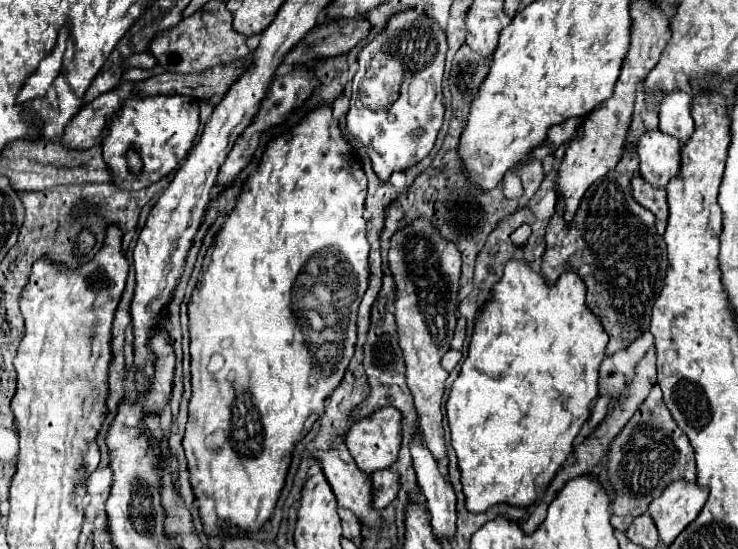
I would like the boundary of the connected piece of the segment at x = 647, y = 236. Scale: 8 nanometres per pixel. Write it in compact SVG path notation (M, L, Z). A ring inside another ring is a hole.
M605 175L599 181L595 181L577 213L573 223L567 227L565 219L563 219L563 211L565 211L565 201L563 197L557 199L557 207L553 217L549 219L547 225L547 233L545 233L545 253L543 253L543 275L553 283L565 263L569 261L577 273L583 277L585 285L587 285L587 299L589 299L589 309L593 309L599 317L601 323L609 335L609 343L607 343L607 355L615 353L617 349L627 347L637 335L641 335L643 331L649 329L649 317L651 317L651 307L655 303L655 299L659 297L659 291L647 291L647 281L651 283L651 279L663 281L663 237L655 233L655 229L647 227L647 209L641 207L633 195L631 195L631 177L633 175Z

